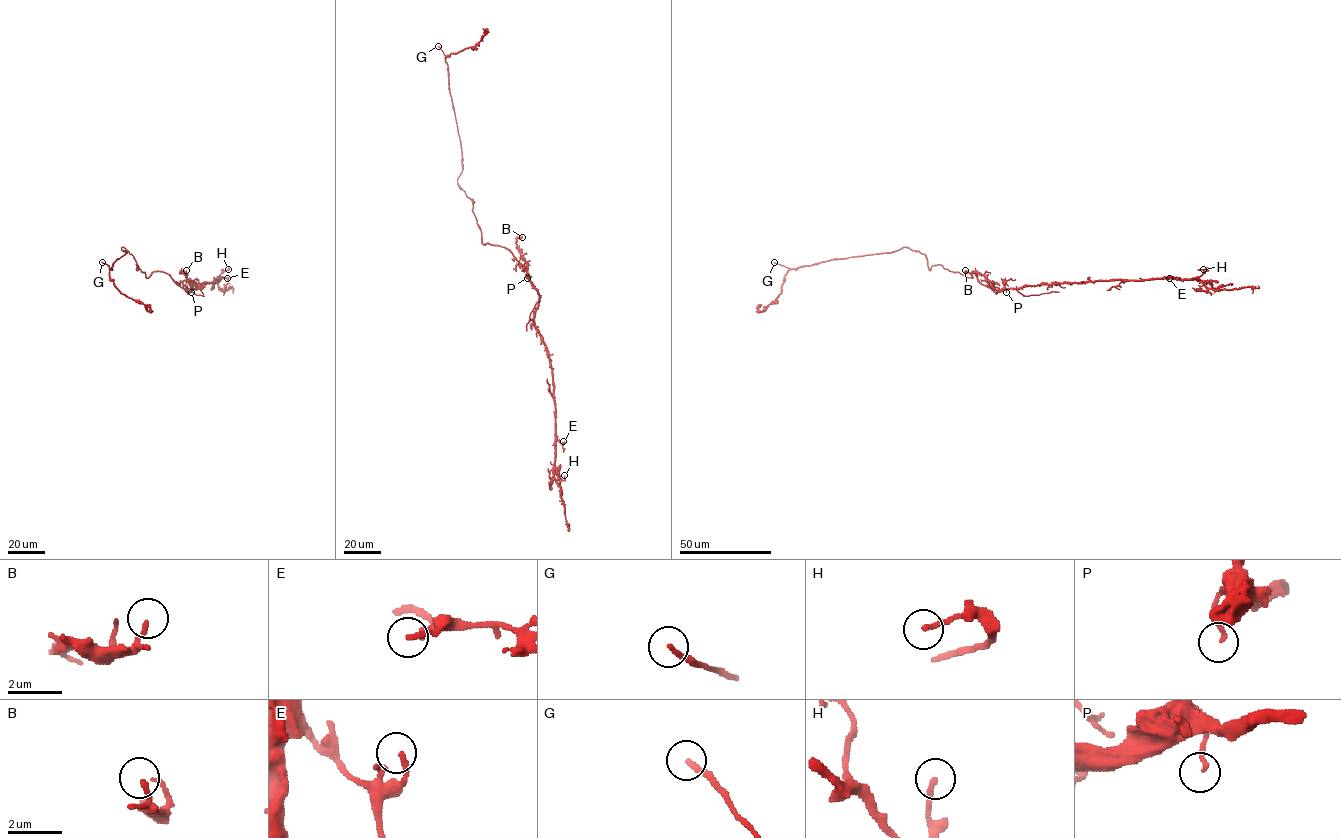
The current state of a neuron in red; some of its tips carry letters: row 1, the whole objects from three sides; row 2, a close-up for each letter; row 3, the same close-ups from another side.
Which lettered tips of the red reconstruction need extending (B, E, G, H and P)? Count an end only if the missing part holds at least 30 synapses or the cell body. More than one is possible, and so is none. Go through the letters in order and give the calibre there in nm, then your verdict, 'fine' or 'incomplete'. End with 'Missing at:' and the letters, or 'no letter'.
B: calibre 100 nm; fine
E: calibre 170 nm; fine
G: calibre 200 nm; fine
H: calibre 180 nm; fine
P: calibre 150 nm; fine
Missing at: no letter

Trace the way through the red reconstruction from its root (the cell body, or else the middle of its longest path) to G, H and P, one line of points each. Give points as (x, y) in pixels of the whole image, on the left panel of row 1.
G: (164, 272), (154, 271), (146, 278), (124, 247), (126, 253), (112, 268), (102, 262)
H: (164, 272), (190, 291), (203, 286), (198, 284), (219, 280), (219, 276), (228, 269)
P: (164, 272), (188, 291), (191, 289), (191, 292)

